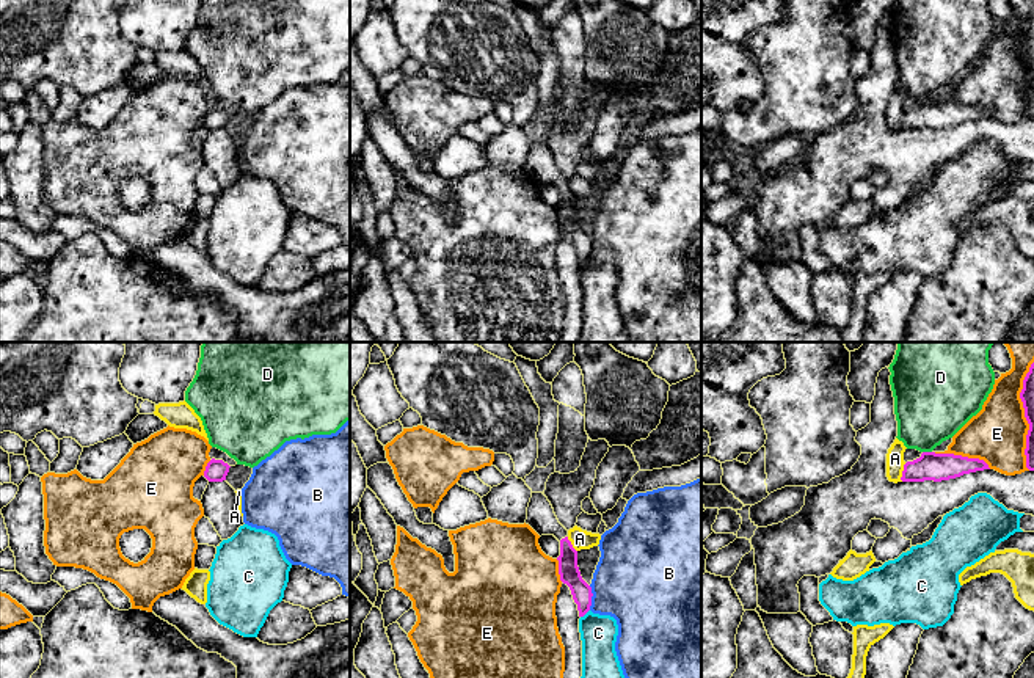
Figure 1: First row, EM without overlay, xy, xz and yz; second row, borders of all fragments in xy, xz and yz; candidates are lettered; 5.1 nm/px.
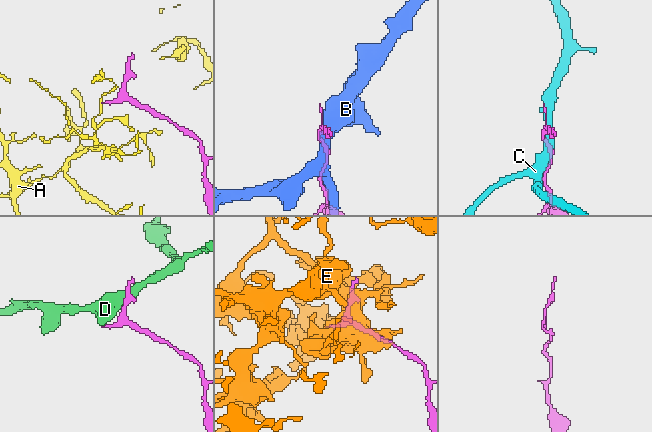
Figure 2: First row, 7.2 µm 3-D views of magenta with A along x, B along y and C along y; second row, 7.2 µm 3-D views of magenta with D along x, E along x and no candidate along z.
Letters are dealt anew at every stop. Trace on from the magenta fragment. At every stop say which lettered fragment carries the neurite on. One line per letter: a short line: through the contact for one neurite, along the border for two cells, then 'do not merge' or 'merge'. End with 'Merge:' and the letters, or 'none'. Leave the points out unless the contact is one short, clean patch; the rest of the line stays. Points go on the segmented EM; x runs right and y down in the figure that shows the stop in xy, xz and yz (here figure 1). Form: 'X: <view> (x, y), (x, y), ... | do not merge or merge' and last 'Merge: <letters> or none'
A: yz (906, 463), (901, 481) | do not merge
B: do not merge
C: do not merge
D: do not merge
E: do not merge
Merge: none

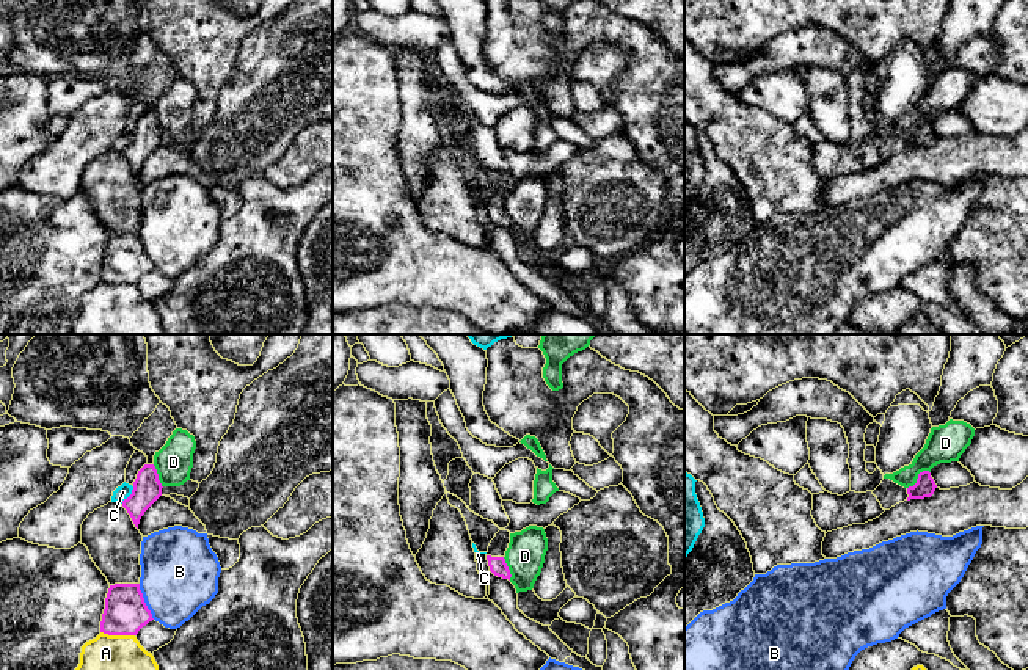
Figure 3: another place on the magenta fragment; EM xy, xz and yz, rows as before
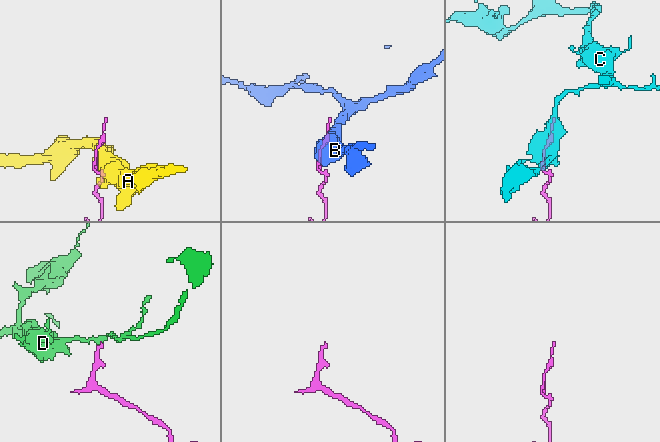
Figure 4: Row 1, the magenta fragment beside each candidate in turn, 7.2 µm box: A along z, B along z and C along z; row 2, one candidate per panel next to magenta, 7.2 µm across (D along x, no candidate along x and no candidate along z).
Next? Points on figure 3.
A: do not merge
B: do not merge
C: xy (134, 487), (121, 502) | do not merge
D: yz (929, 471), (922, 471), (907, 488) | do not merge
Merge: none

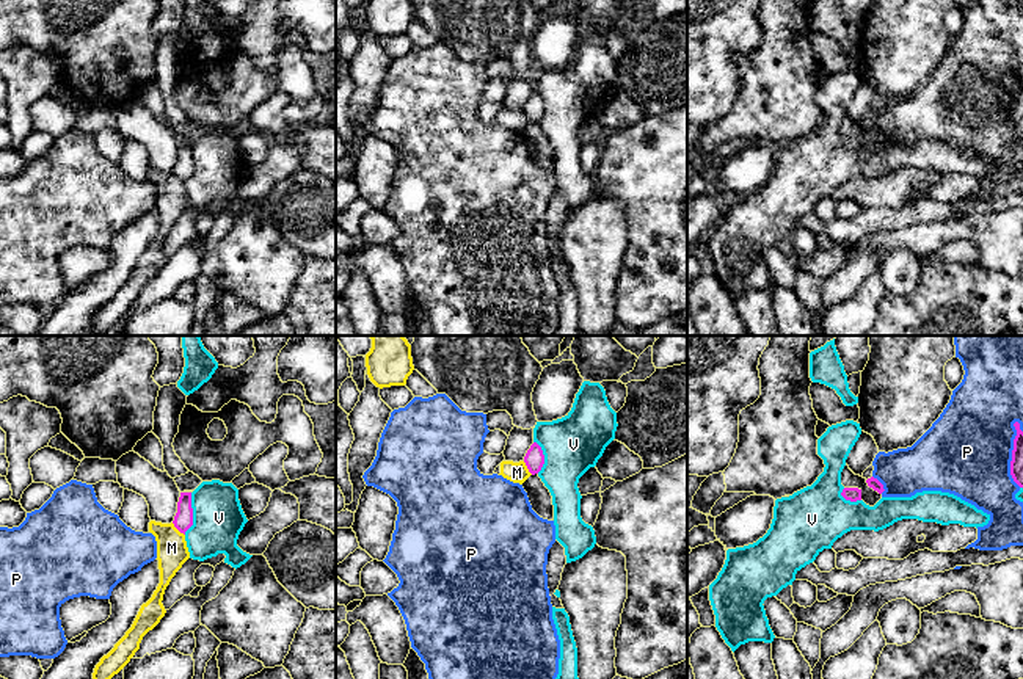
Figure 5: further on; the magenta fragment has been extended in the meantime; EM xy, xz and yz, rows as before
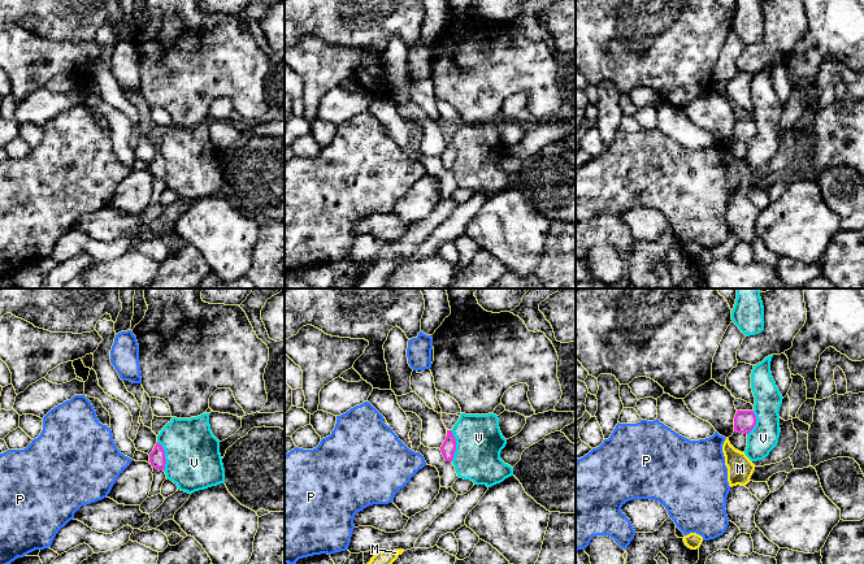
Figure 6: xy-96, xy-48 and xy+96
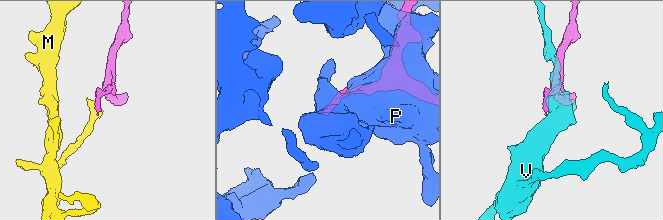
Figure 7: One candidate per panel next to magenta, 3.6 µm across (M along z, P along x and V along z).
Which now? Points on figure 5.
M: xy (171, 522), (184, 535) | do not merge
P: do not merge
V: do not merge
Merge: none

